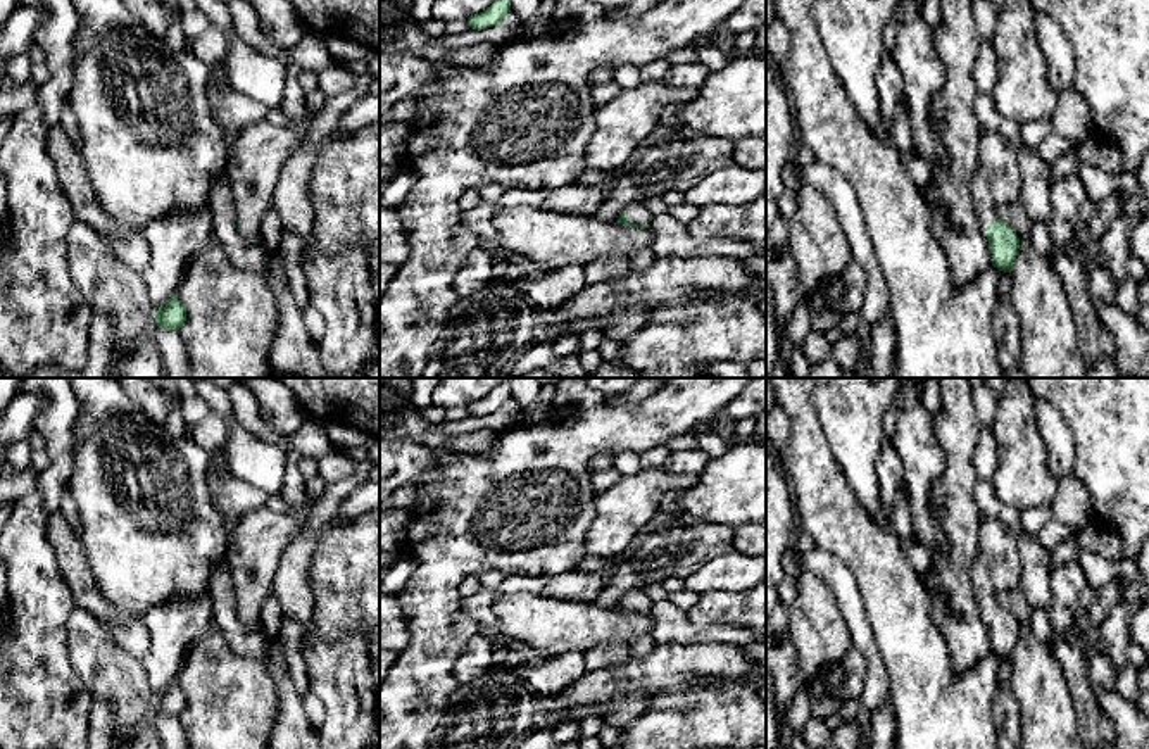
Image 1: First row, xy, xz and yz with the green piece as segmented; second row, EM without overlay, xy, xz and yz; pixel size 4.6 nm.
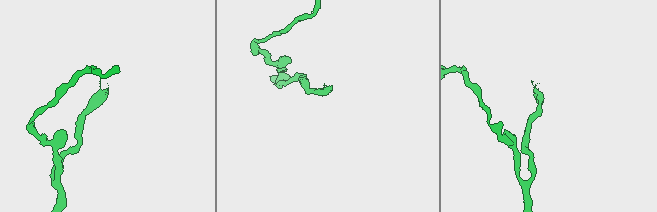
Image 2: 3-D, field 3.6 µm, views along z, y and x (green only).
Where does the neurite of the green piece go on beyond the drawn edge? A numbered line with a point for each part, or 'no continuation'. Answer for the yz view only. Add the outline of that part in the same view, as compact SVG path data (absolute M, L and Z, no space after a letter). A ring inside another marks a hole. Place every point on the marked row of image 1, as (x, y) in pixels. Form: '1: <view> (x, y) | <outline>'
1: yz (998, 182) | M995 131L980 135L980 166L973 179L973 200L983 235L990 221L1001 219L999 209L1021 202L1023 178L1016 150Z

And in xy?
1: xy (257, 154) | M316 88L305 95L309 114L295 119L295 128L262 121L245 128L229 142L226 173L245 238L259 236L259 224L262 214L271 207L279 173L307 142L305 128L319 116L324 100L326 93Z

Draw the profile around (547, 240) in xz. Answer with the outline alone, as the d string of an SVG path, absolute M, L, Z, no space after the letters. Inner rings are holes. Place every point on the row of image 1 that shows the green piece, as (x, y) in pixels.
M526 205L499 207L493 226L499 233L495 249L523 255L537 274L573 264L585 268L600 257L630 257L654 242L649 228Z

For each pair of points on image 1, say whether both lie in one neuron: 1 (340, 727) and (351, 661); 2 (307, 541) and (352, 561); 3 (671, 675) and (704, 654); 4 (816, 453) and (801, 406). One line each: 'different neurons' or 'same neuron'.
1: same neuron
2: different neurons
3: same neuron
4: same neuron

